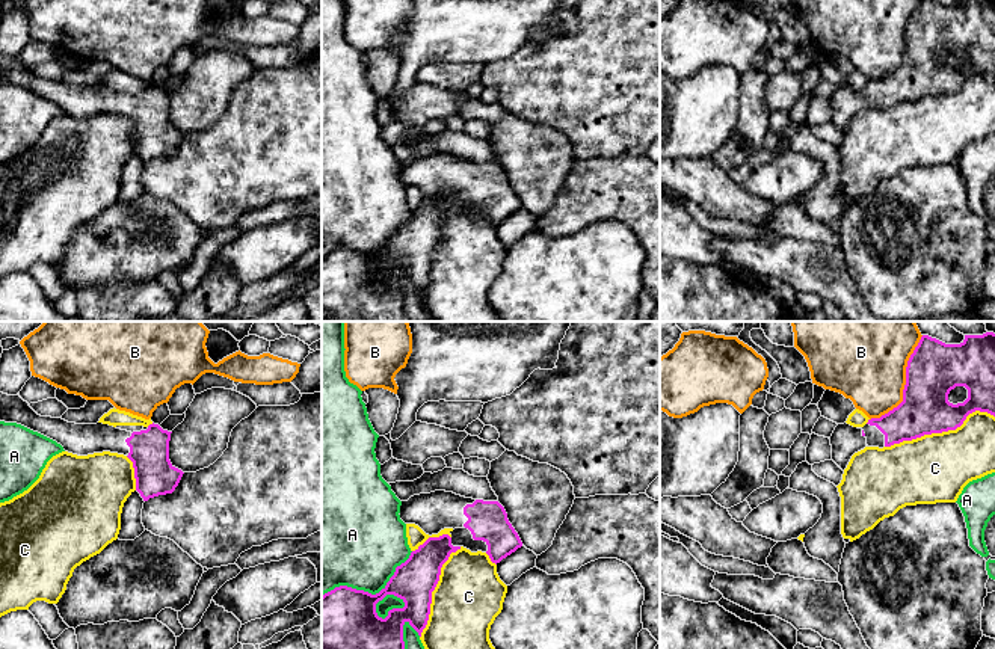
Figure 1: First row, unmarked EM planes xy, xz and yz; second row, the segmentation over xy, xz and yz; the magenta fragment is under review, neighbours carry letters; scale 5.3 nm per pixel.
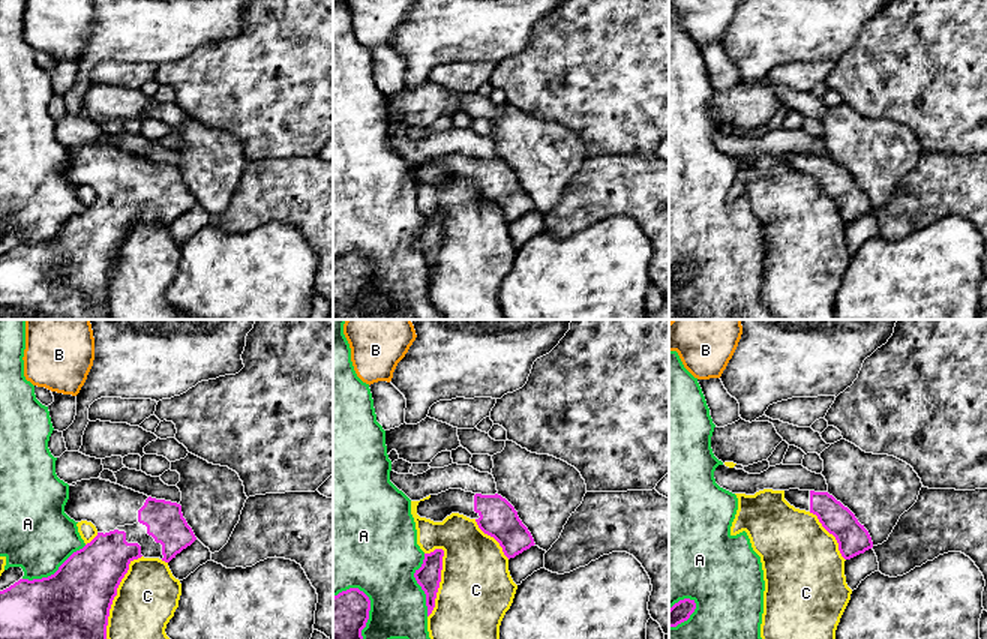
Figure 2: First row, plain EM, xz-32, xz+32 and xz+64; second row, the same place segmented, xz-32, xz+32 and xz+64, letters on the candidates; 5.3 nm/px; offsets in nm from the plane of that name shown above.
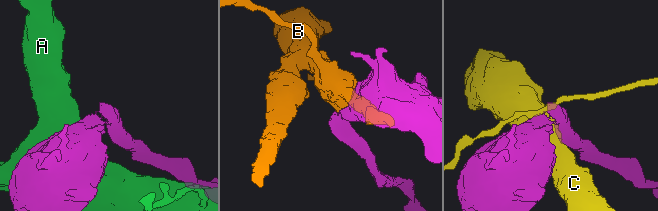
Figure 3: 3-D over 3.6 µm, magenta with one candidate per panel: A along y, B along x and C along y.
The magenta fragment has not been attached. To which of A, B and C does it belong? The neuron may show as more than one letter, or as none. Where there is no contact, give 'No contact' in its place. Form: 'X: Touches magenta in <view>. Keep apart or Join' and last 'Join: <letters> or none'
A: Touches magenta in xz. Keep apart
B: Touches magenta in yz. Keep apart
C: Touches magenta in yz. Keep apart
Join: none

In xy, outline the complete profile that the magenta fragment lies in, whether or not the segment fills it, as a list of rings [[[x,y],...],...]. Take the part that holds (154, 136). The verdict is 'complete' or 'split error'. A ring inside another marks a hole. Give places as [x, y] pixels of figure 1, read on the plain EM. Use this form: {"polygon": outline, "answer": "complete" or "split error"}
{"polygon": [[[0,54],[0,83],[21,86],[77,118],[103,113],[127,118],[133,124],[136,152],[143,163],[172,155],[184,136],[169,122],[172,94],[154,85],[146,92],[133,95],[103,85],[75,86],[62,80],[41,78],[18,56],[3,54]]], "answer": "split error"}

